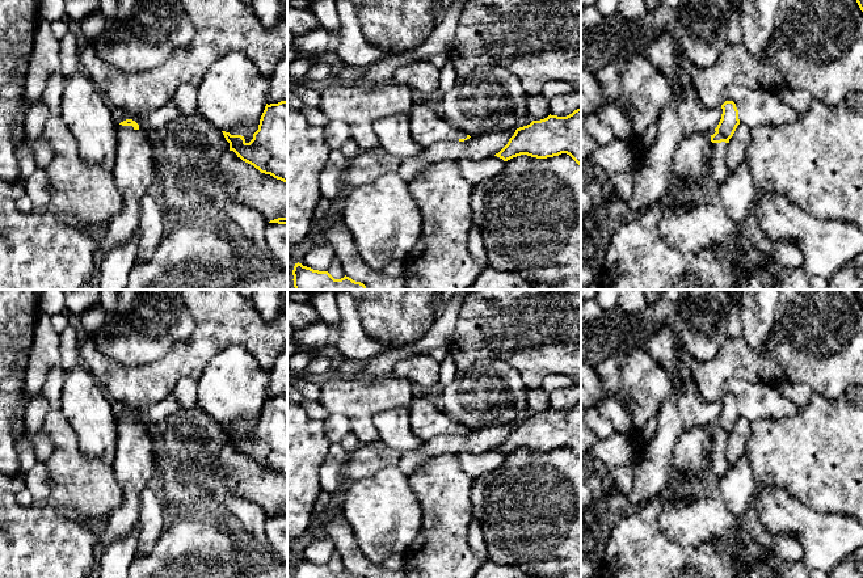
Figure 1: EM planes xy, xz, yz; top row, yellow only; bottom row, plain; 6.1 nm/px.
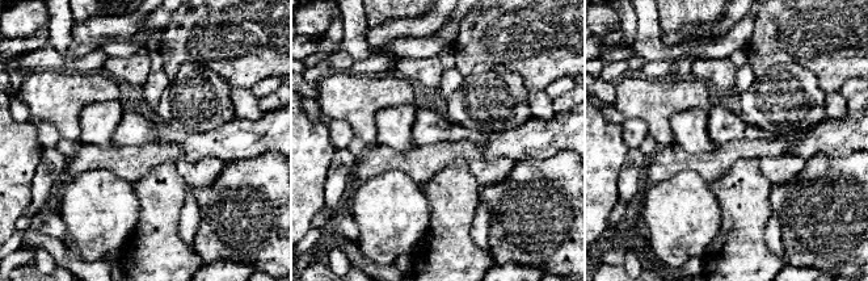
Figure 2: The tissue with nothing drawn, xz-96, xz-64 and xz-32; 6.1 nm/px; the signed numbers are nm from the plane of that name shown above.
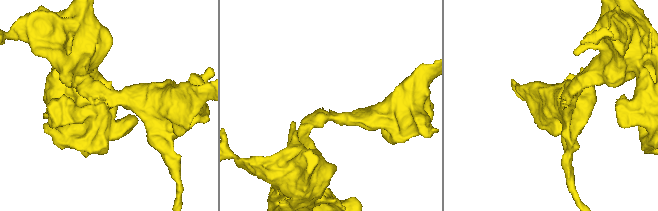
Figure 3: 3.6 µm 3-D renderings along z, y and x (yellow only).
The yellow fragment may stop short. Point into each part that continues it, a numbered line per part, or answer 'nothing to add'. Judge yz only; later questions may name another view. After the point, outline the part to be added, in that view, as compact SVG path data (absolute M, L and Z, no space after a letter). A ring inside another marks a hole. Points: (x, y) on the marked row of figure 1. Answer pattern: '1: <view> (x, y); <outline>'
1: yz (719, 172); M712 143L712 152L710 157L710 178L712 178L719 186L721 186L728 176L727 168L727 147L728 143Z

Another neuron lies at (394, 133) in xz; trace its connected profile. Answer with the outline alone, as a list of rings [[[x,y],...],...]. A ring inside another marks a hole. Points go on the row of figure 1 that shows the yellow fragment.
[[[397,114],[374,122],[382,151],[396,157],[413,157],[424,152],[411,136],[409,114]]]

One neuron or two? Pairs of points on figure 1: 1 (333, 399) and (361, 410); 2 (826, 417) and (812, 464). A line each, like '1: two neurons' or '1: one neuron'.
1: one neuron
2: one neuron

